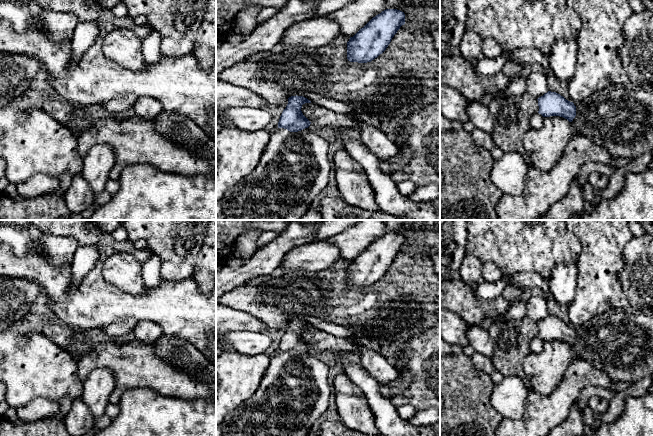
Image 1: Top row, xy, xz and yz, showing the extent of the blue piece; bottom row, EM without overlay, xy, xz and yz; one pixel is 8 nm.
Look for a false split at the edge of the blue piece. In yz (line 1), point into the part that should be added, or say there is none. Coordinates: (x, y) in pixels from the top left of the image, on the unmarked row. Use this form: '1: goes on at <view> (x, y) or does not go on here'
1: goes on at yz (619, 342)

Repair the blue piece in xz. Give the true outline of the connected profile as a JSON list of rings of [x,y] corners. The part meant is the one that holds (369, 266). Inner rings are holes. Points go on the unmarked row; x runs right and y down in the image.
[[[386,233],[373,241],[347,266],[347,283],[350,286],[371,286],[382,278],[392,262],[405,248],[404,236]]]

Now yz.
[[[611,309],[580,327],[570,326],[551,315],[537,324],[539,338],[567,343],[575,355],[604,371],[613,382],[633,384],[643,378],[653,380],[653,313],[650,311]]]

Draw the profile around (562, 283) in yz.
[[[577,261],[560,263],[552,269],[549,289],[552,293],[552,301],[561,308],[567,307],[575,295],[577,272]]]

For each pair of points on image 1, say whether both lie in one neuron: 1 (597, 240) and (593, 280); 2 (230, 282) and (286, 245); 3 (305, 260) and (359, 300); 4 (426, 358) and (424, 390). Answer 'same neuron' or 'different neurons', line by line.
1: same neuron
2: same neuron
3: different neurons
4: same neuron

